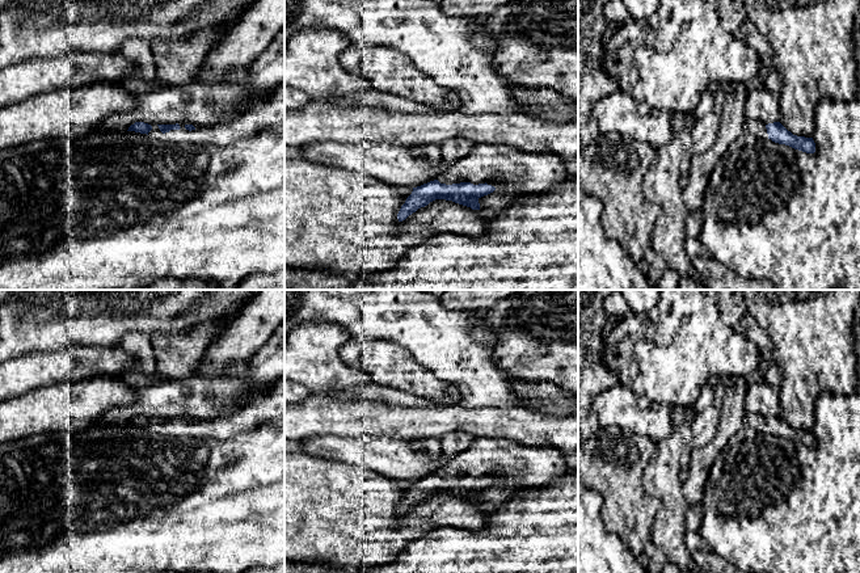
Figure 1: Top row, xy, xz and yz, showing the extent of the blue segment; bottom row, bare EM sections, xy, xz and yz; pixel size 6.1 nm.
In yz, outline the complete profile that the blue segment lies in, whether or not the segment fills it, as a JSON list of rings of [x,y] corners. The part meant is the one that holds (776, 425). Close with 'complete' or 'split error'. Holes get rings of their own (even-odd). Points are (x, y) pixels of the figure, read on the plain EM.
[[[746,413],[745,424],[760,433],[771,433],[775,437],[785,438],[806,447],[815,446],[815,437],[813,431],[793,429],[780,416],[766,418],[759,414]]]; split error

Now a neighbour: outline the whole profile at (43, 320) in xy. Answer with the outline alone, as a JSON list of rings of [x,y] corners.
[[[33,290],[8,298],[0,303],[0,365],[5,361],[29,354],[50,353],[69,346],[121,346],[125,333],[139,330],[144,334],[156,332],[186,332],[203,323],[218,320],[228,323],[239,315],[243,306],[258,290]]]

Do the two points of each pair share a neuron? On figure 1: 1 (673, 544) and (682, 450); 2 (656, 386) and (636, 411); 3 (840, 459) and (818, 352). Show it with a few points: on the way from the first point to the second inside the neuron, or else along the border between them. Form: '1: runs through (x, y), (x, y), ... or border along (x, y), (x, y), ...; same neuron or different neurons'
1: runs through (671, 521), (671, 474); same neuron
2: border along (619, 382), (648, 400), (666, 403), (671, 407); different neurons
3: border along (846, 394), (822, 392), (814, 404), (814, 420); different neurons

